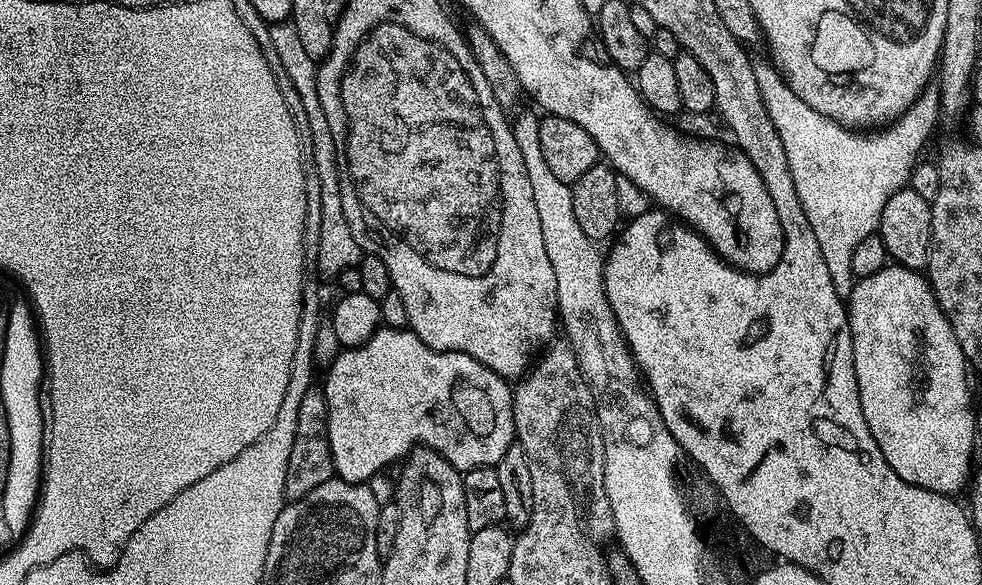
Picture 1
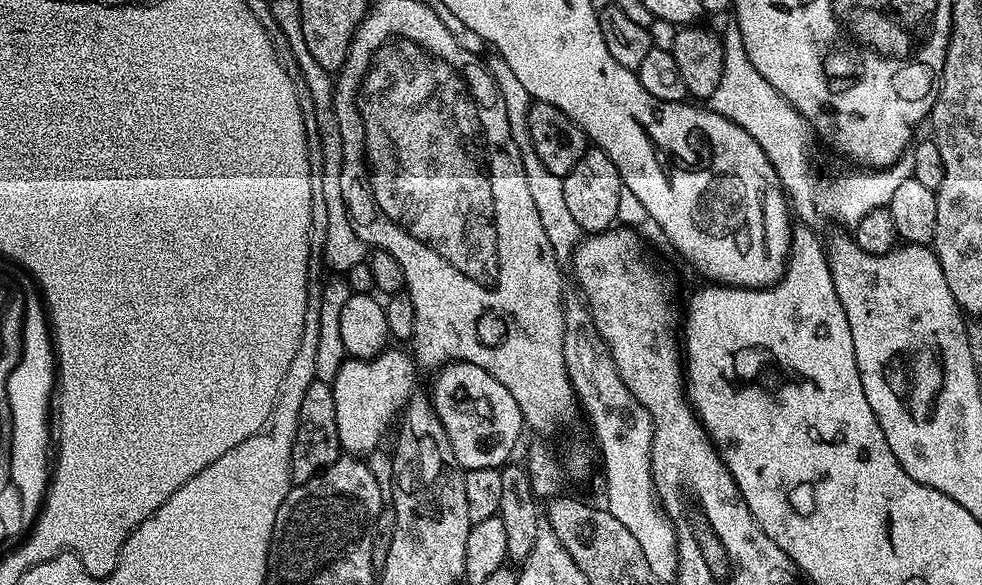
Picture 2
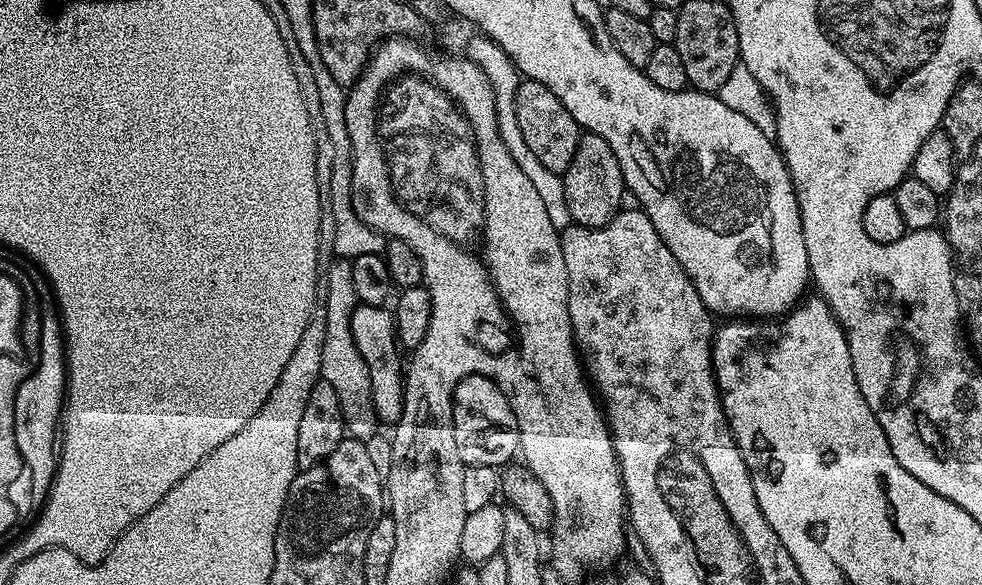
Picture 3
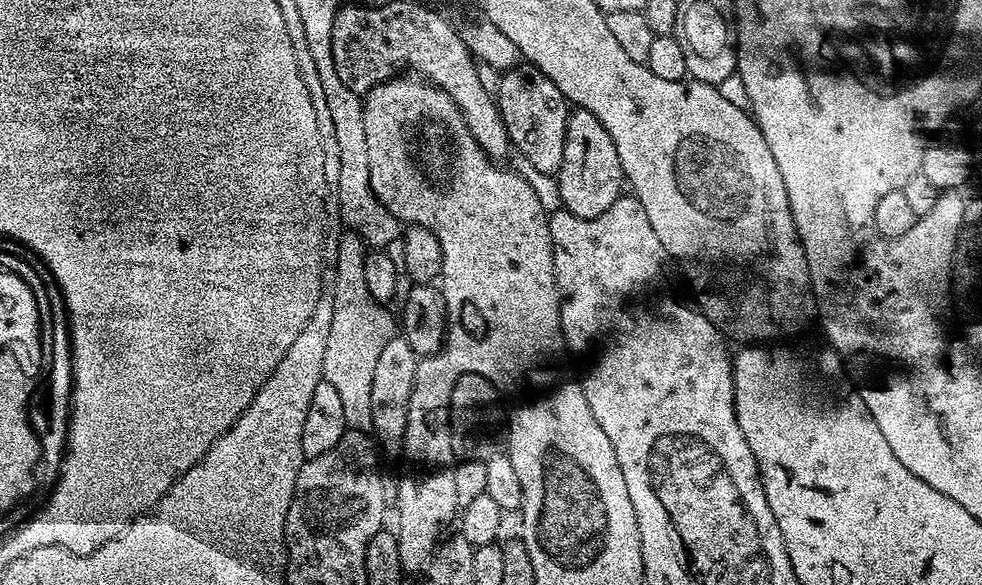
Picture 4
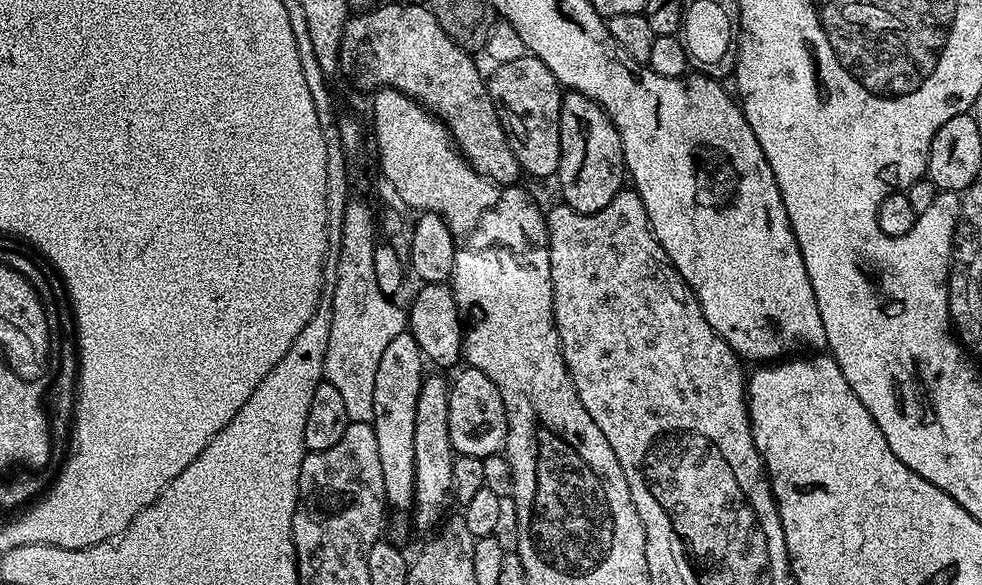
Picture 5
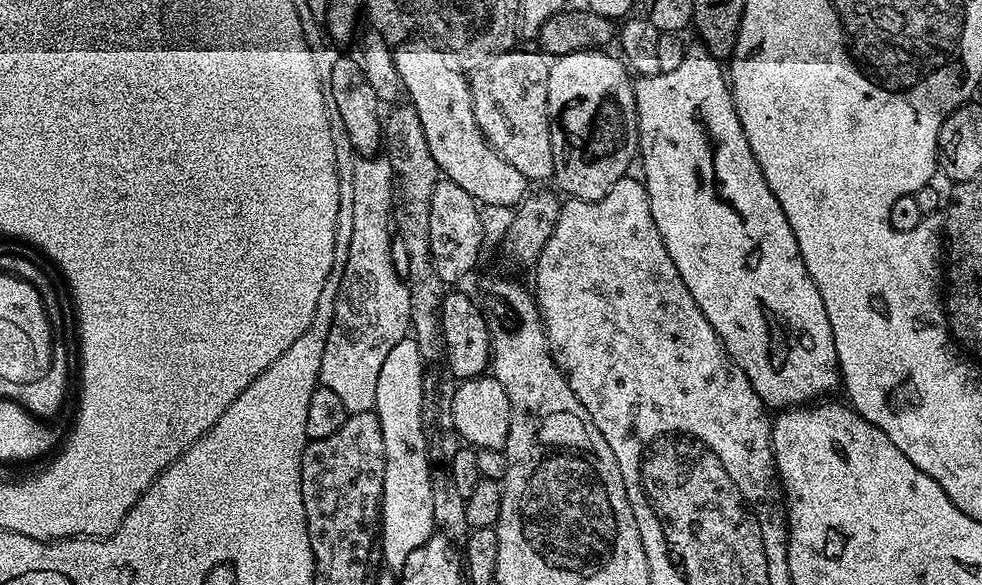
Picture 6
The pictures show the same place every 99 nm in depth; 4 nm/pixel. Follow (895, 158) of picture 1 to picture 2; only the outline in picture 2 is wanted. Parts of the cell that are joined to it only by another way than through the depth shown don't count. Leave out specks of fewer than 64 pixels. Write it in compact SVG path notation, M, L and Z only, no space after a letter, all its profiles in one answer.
M734 18L728 19L720 37L723 42L722 79L711 95L708 107L742 126L758 142L778 174L793 213L811 224L818 216L822 220L836 220L840 224L854 226L871 210L887 207L899 184L913 174L912 154L904 153L888 168L852 170L856 172L848 172L832 180L820 176L812 162L814 133L808 120L754 68Z

